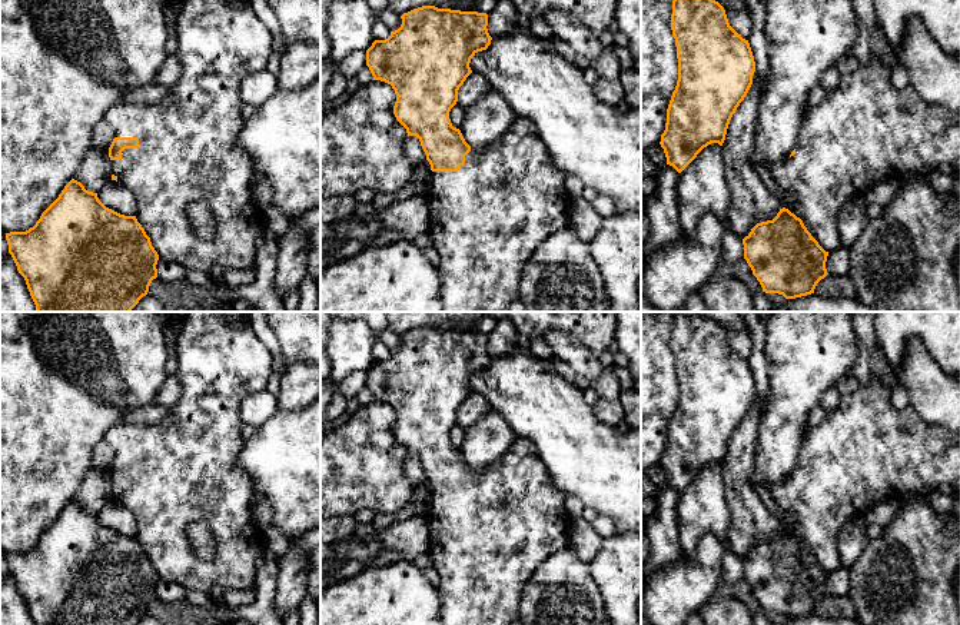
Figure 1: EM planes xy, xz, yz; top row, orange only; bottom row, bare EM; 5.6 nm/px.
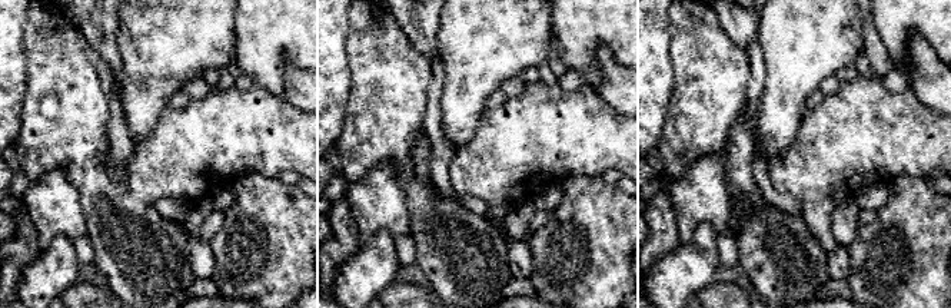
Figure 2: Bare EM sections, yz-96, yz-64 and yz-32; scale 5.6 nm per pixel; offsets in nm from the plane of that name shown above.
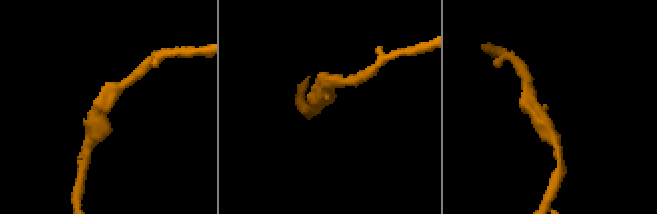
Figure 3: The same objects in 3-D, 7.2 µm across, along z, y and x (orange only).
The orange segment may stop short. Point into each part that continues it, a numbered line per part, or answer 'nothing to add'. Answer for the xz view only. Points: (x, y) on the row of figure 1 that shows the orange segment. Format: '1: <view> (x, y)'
1: xz (487, 219)

